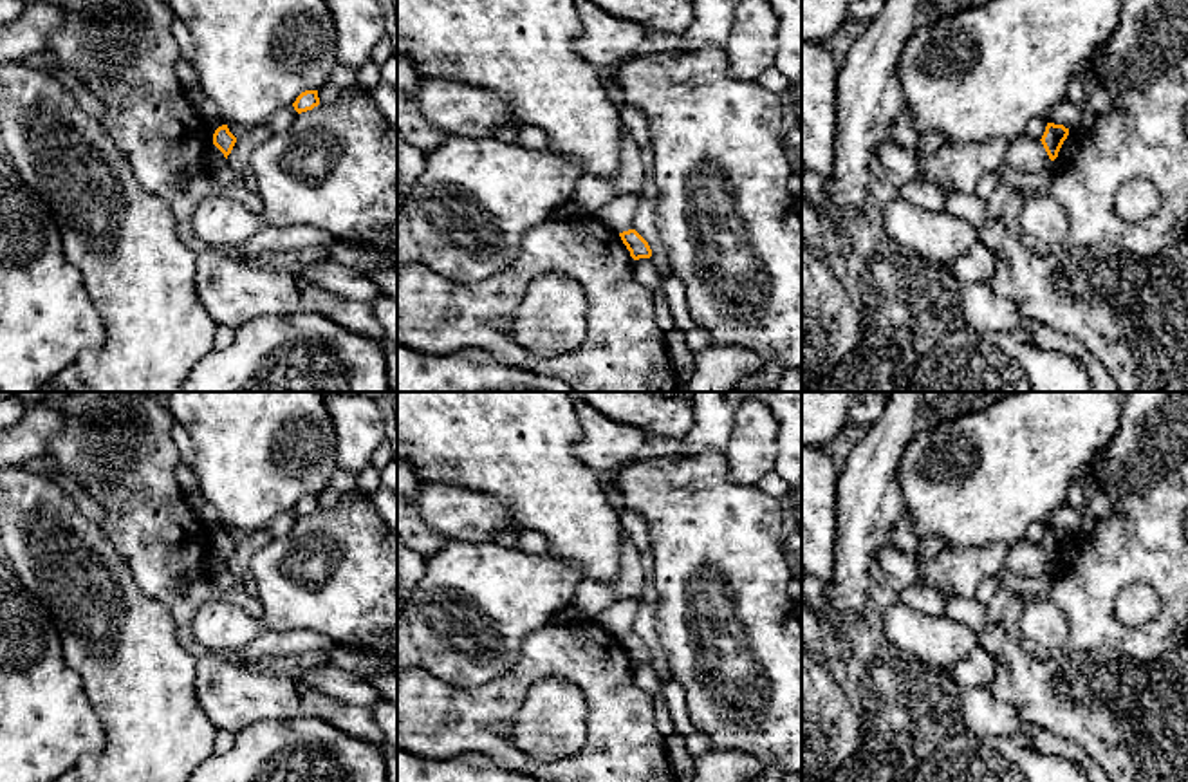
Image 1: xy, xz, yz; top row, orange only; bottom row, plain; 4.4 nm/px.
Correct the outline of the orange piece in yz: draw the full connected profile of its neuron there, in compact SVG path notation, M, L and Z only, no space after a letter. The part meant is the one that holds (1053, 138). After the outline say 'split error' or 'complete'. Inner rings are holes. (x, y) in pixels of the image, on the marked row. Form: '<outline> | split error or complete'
M1047 123L1040 141L1051 161L1058 157L1058 152L1063 141L1067 139L1067 135L1069 135L1069 128L1065 128L1063 125Z | complete

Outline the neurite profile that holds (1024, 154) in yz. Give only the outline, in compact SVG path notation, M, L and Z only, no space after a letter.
M1027 135L1018 137L1011 143L1006 161L1020 172L1040 172L1045 168L1049 155L1042 141L1029 139Z

